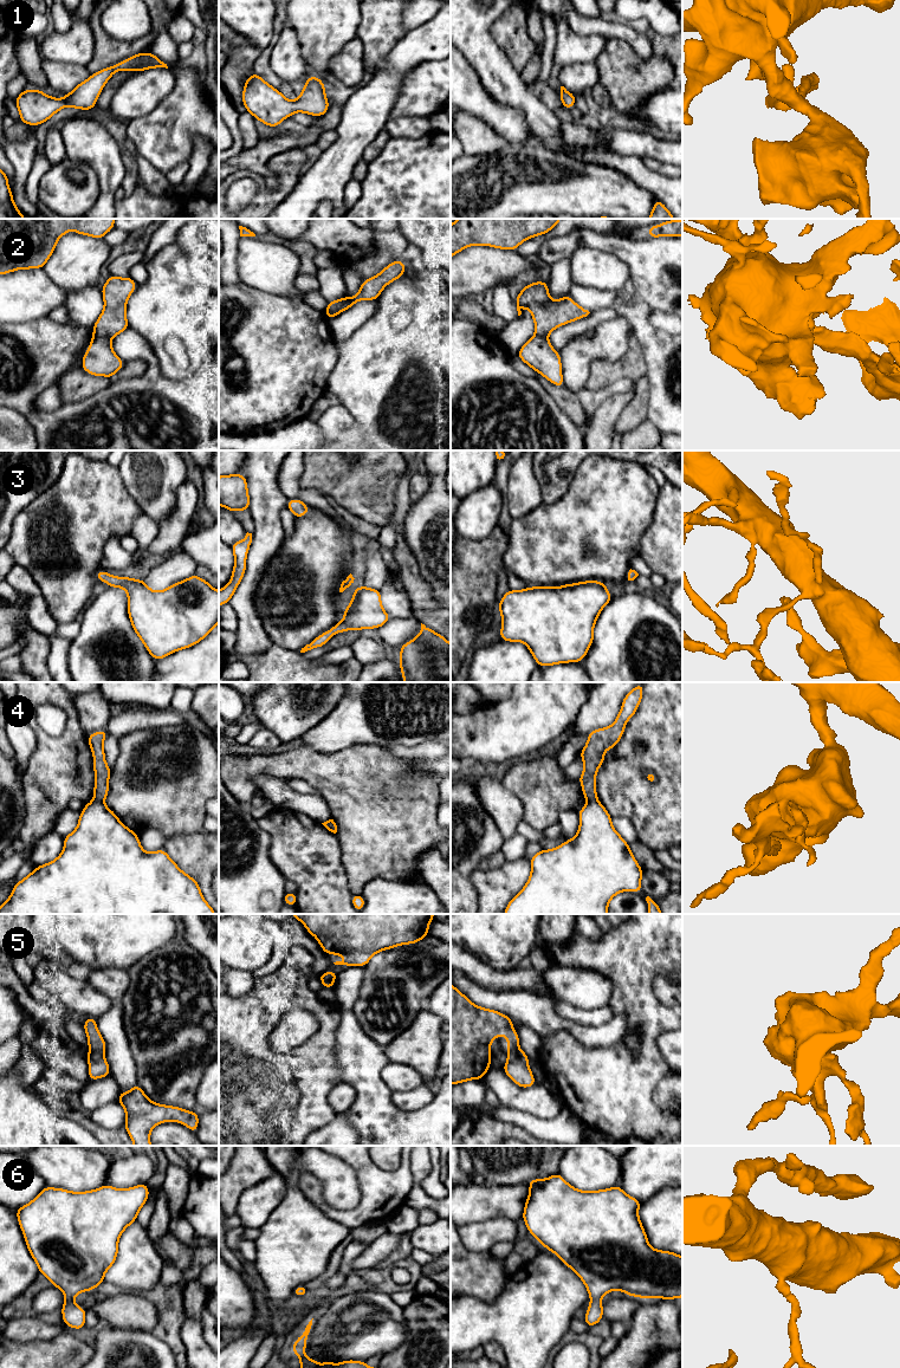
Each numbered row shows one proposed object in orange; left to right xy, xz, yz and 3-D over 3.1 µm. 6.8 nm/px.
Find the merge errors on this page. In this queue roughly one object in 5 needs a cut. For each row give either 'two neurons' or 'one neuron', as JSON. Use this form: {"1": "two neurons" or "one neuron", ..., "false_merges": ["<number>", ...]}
{"1": "one neuron", "2": "one neuron", "3": "one neuron", "4": "two neurons", "5": "two neurons", "6": "one neuron", "false_merges": ["4", "5"]}

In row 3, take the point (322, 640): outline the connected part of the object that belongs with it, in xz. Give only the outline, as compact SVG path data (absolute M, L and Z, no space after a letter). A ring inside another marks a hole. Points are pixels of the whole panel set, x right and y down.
M364 584L355 590L350 604L343 611L344 618L339 623L312 640L300 653L325 646L335 634L345 630L378 629L391 620L383 609L381 590L367 588Z

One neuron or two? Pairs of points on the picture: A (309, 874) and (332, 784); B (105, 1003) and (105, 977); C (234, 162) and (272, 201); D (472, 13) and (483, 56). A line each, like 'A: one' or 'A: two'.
A: two
B: two
C: two
D: one

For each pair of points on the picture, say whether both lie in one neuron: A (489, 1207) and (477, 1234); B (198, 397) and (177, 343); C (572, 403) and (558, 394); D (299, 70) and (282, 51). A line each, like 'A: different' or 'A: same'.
A: different
B: different
C: same
D: same

